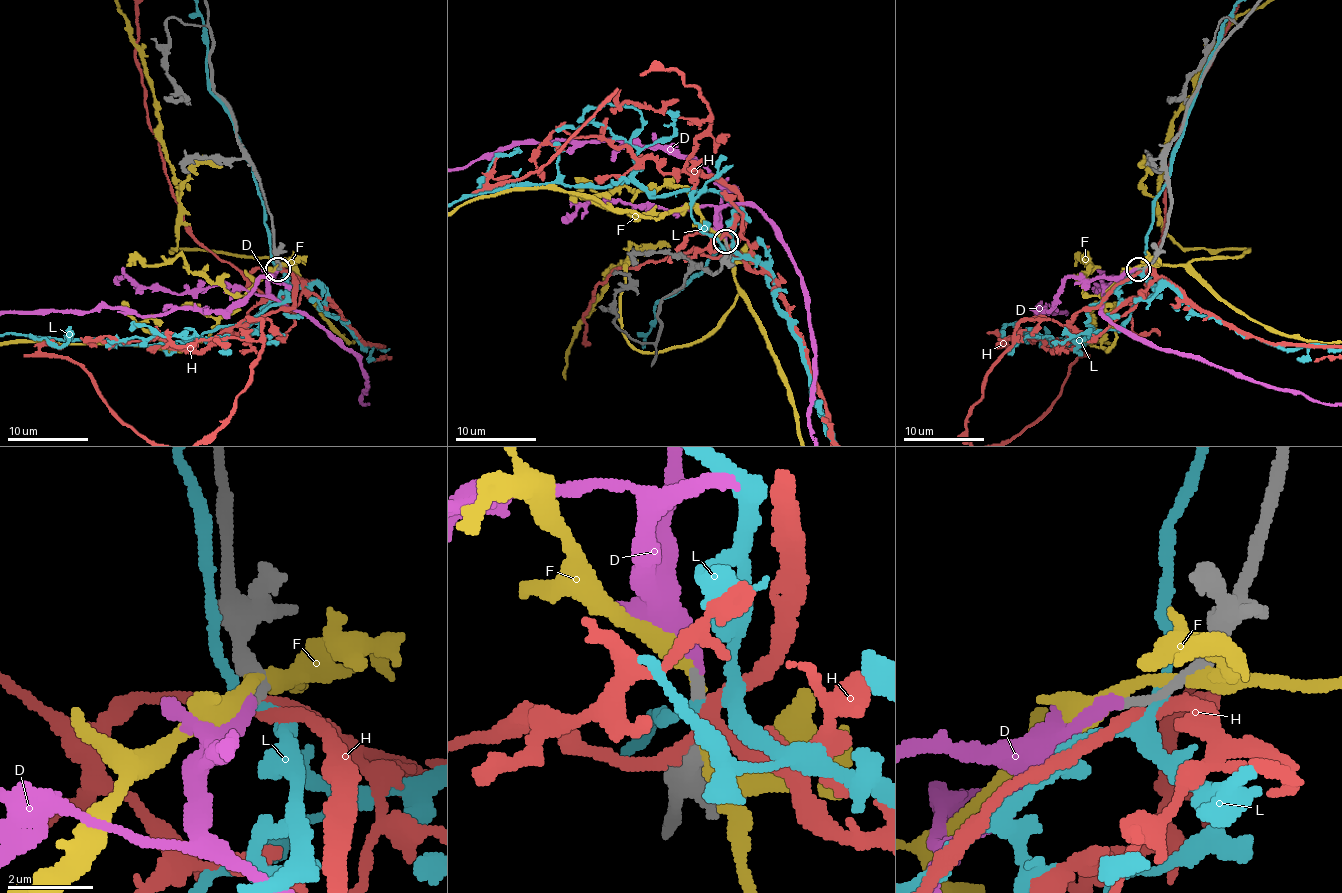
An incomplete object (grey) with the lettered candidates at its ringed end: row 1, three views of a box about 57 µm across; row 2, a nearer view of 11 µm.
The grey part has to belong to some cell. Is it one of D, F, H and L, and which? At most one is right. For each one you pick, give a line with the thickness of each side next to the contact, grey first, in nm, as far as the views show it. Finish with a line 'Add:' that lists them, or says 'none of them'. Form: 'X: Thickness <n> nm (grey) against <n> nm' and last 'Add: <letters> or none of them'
D: Thickness 240 nm (grey) against 300 nm
Add: D

